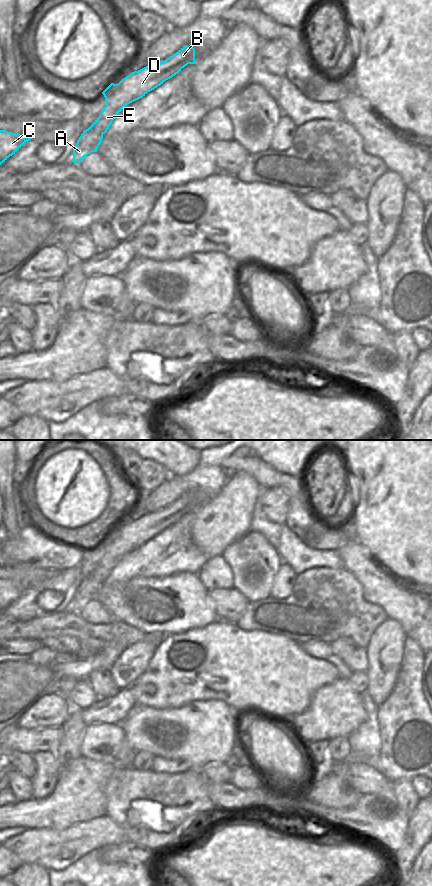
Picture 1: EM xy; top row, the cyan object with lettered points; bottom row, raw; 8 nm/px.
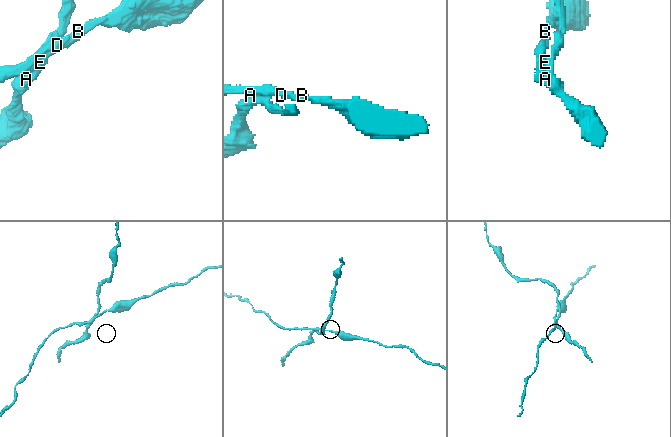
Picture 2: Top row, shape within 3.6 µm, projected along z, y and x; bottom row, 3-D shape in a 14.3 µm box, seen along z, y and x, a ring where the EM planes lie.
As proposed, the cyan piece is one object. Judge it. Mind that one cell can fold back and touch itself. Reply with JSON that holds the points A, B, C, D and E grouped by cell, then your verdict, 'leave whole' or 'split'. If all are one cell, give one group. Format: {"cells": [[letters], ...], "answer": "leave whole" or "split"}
{"cells": [["A"], ["B", "C", "D", "E"]], "answer": "split"}

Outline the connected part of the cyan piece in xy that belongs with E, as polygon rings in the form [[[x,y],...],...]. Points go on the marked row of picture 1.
[[[184,46],[166,60],[134,71],[118,84],[111,83],[102,94],[105,107],[90,128],[105,134],[115,117],[130,103],[142,98],[188,64],[196,64],[195,49]]]

